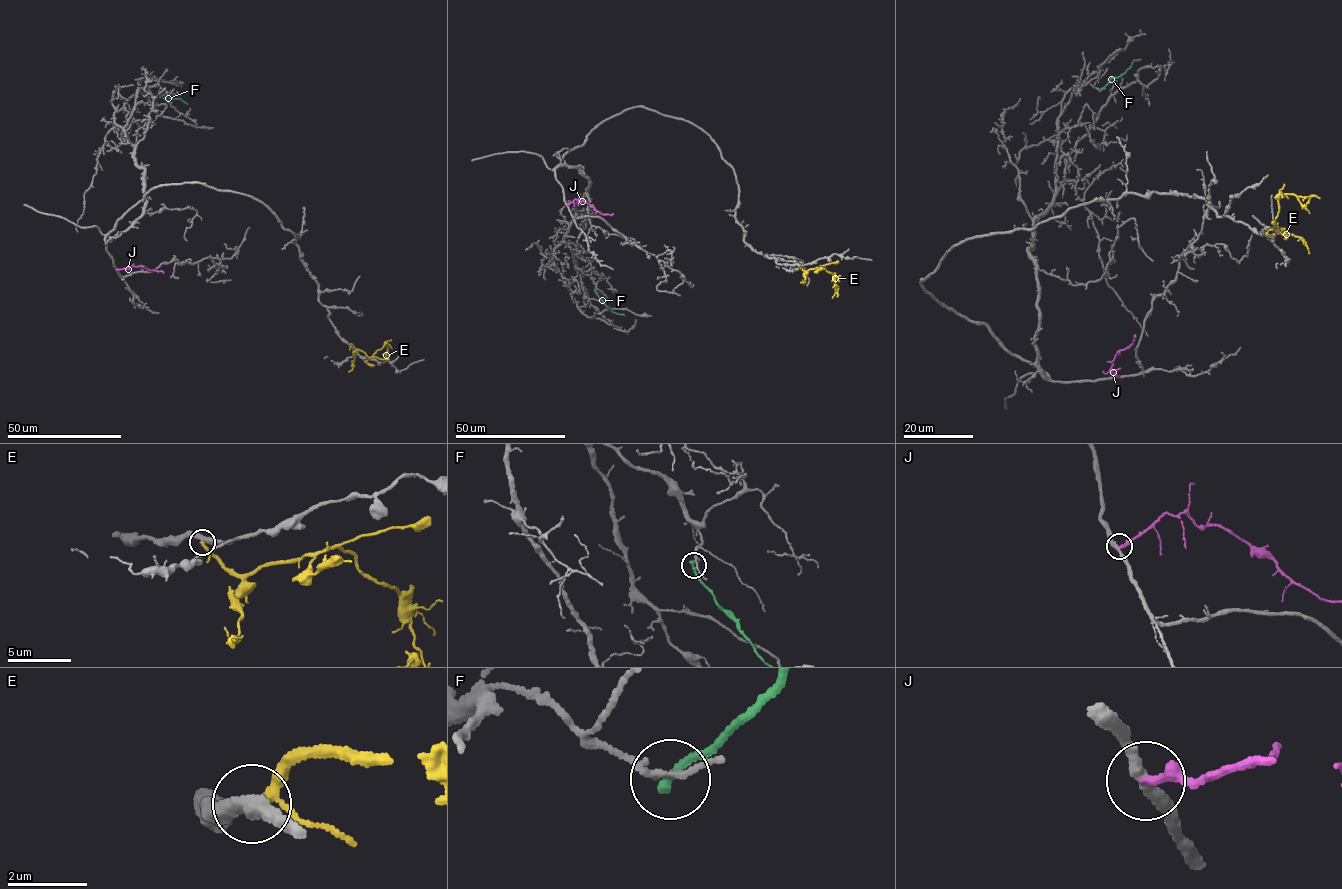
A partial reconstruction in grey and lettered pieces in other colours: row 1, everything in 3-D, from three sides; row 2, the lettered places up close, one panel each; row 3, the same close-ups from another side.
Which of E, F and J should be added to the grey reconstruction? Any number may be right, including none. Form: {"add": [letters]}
{"add": []}

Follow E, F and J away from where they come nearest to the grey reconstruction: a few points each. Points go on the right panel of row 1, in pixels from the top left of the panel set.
E: (1264, 233), (1275, 228), (1277, 231), (1278, 201), (1285, 194), (1293, 195), (1304, 205), (1311, 195), (1317, 195)
F: (1100, 90), (1111, 79), (1121, 76), (1134, 60), (1140, 59)
J: (1119, 377), (1111, 372), (1112, 361), (1134, 337)

